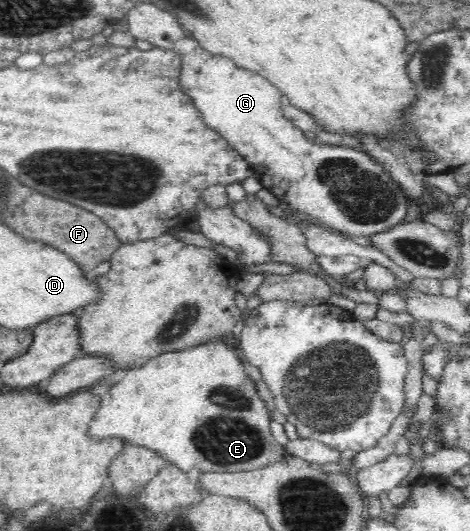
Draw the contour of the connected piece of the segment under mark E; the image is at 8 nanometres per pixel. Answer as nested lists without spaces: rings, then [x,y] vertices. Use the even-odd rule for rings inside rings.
[[[231,337],[213,339],[209,342],[187,347],[185,351],[163,353],[163,355],[157,355],[157,357],[152,357],[141,362],[138,366],[129,367],[125,377],[102,396],[99,409],[93,421],[91,421],[91,425],[89,425],[91,438],[107,438],[109,435],[125,437],[125,443],[145,445],[149,449],[159,451],[168,463],[174,463],[179,466],[179,469],[187,472],[190,472],[191,469],[195,469],[195,467],[205,473],[213,471],[219,473],[244,471],[259,469],[259,467],[271,465],[273,461],[279,461],[279,457],[283,457],[283,455],[286,454],[286,450],[273,438],[272,429],[270,428],[272,414],[265,406],[265,401],[257,394],[256,381],[251,380],[244,371],[245,362],[241,356],[241,350],[238,345],[231,340]]]

